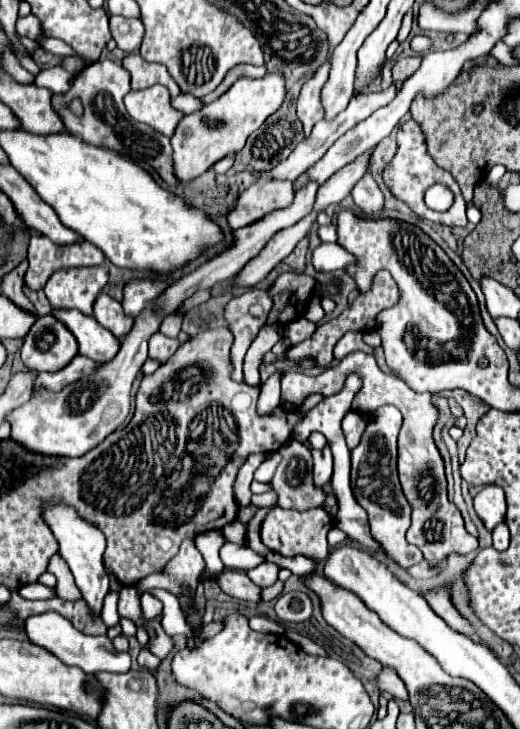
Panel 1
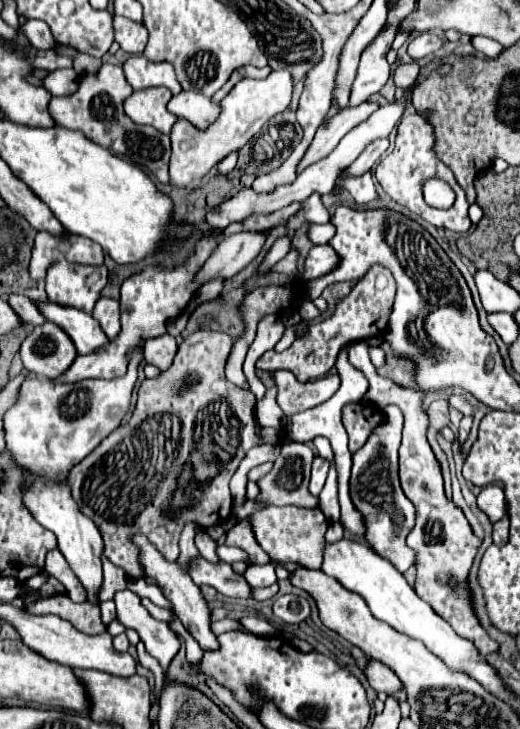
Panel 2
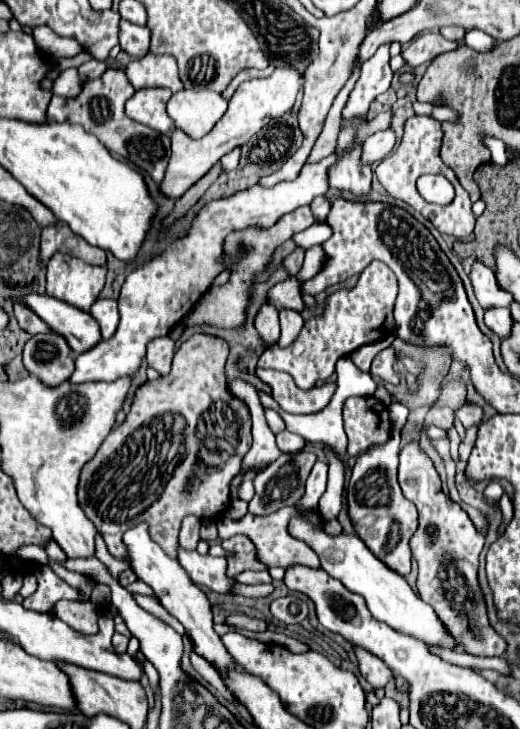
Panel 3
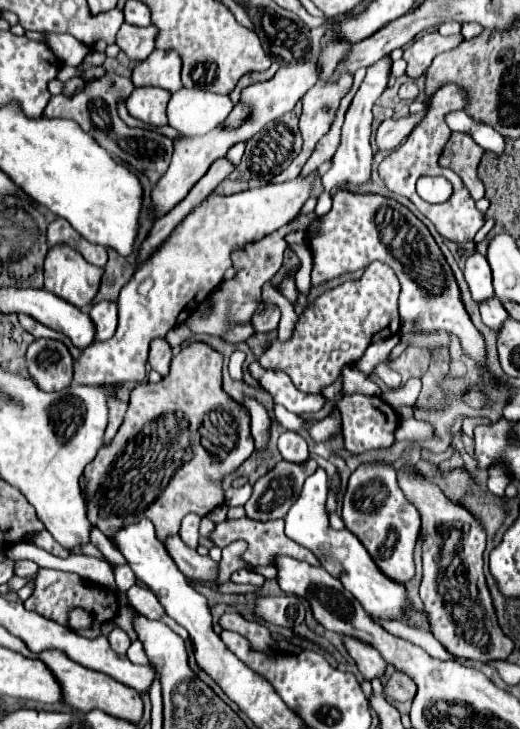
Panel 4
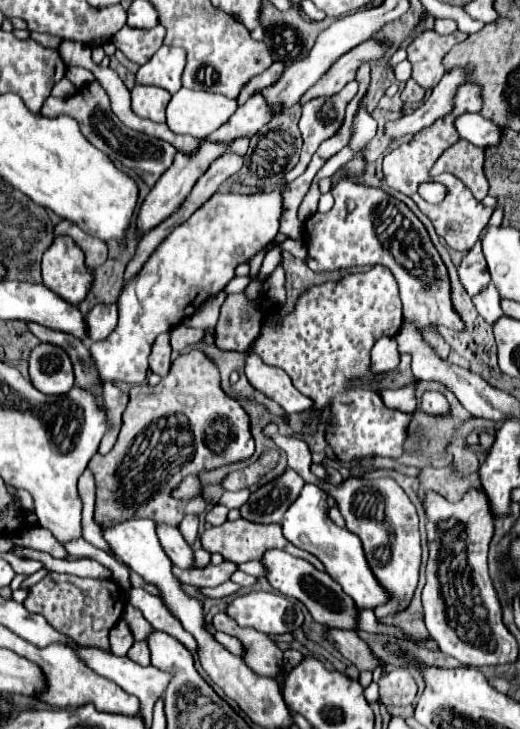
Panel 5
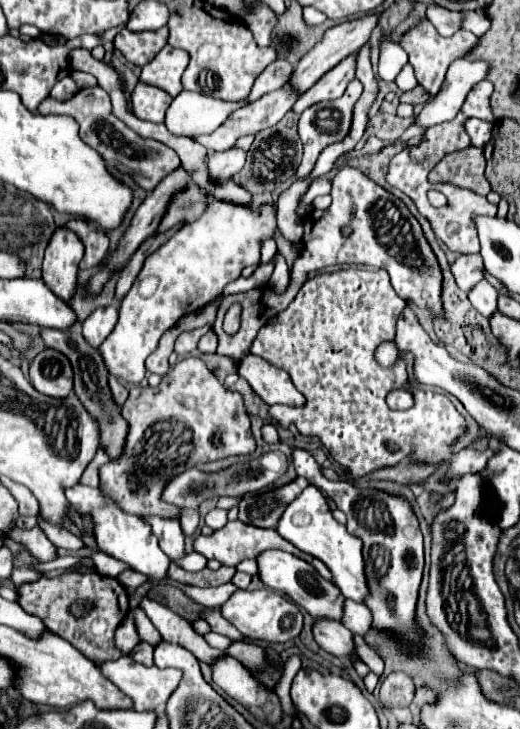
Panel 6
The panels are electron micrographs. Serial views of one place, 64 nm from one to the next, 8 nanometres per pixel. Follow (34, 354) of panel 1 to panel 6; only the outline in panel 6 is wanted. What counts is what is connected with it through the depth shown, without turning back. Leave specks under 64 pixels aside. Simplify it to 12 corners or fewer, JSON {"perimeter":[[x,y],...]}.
{"perimeter":[[46,348],[30,364],[30,382],[52,398],[72,392],[72,366]]}

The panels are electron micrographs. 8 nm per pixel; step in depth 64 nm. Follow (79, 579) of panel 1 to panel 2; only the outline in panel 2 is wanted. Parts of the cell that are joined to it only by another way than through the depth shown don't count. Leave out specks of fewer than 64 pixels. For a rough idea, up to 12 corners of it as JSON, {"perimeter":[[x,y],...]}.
{"perimeter":[[28,376],[4,414],[24,504],[58,538],[88,600],[102,584],[96,524],[68,472],[130,406],[124,376]]}

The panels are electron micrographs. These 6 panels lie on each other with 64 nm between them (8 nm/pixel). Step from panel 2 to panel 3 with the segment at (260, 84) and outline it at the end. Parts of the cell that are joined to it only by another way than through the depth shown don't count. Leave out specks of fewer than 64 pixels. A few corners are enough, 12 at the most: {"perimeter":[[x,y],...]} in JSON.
{"perimeter":[[304,74],[242,82],[194,140],[172,130],[160,192],[178,200],[218,160],[292,110]]}

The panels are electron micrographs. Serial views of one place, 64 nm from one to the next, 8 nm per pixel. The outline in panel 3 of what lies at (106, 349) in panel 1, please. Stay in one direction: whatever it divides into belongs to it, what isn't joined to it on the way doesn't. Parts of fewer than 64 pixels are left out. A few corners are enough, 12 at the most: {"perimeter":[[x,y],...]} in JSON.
{"perimeter":[[36,292],[22,306],[64,336],[76,354],[102,340],[98,322],[76,306]]}

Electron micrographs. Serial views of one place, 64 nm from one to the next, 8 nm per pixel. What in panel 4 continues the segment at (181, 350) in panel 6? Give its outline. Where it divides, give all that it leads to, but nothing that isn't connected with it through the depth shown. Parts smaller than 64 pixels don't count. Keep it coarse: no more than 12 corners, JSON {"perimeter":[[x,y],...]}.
{"perimeter":[[180,324],[166,336],[172,348],[182,346],[190,336],[186,324]]}

